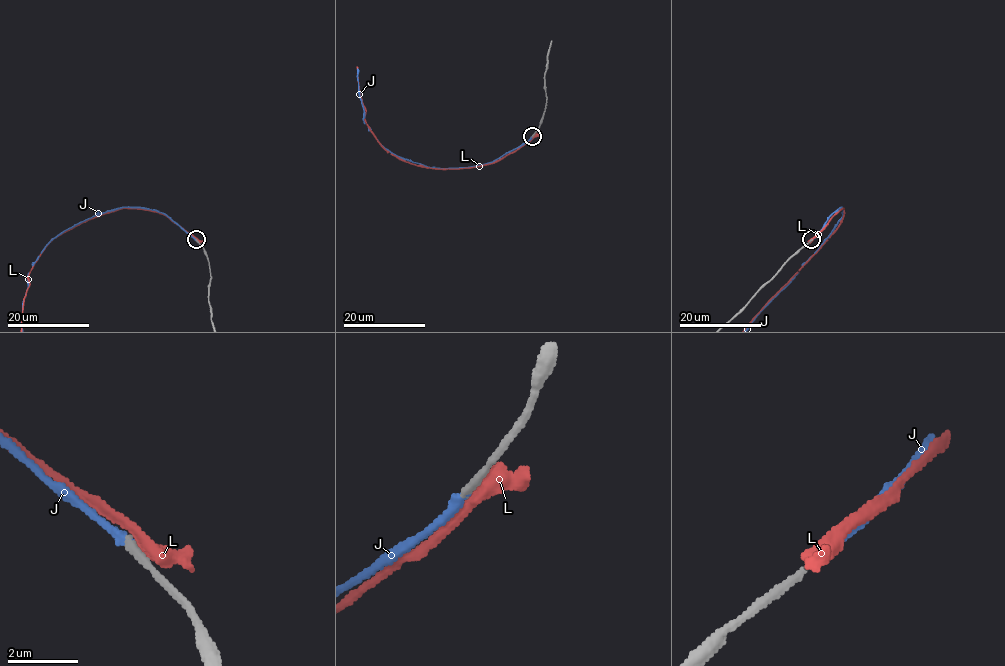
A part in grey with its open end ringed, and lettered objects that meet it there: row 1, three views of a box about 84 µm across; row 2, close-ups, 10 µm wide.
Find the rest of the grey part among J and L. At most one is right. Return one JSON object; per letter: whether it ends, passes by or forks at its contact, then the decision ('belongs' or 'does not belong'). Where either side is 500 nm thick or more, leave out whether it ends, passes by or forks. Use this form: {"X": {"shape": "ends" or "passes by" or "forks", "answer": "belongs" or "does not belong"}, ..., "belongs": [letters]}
{"J": {"shape": "ends", "answer": "belongs"}, "L": {"shape": "forks", "answer": "does not belong"}, "belongs": ["J"]}

